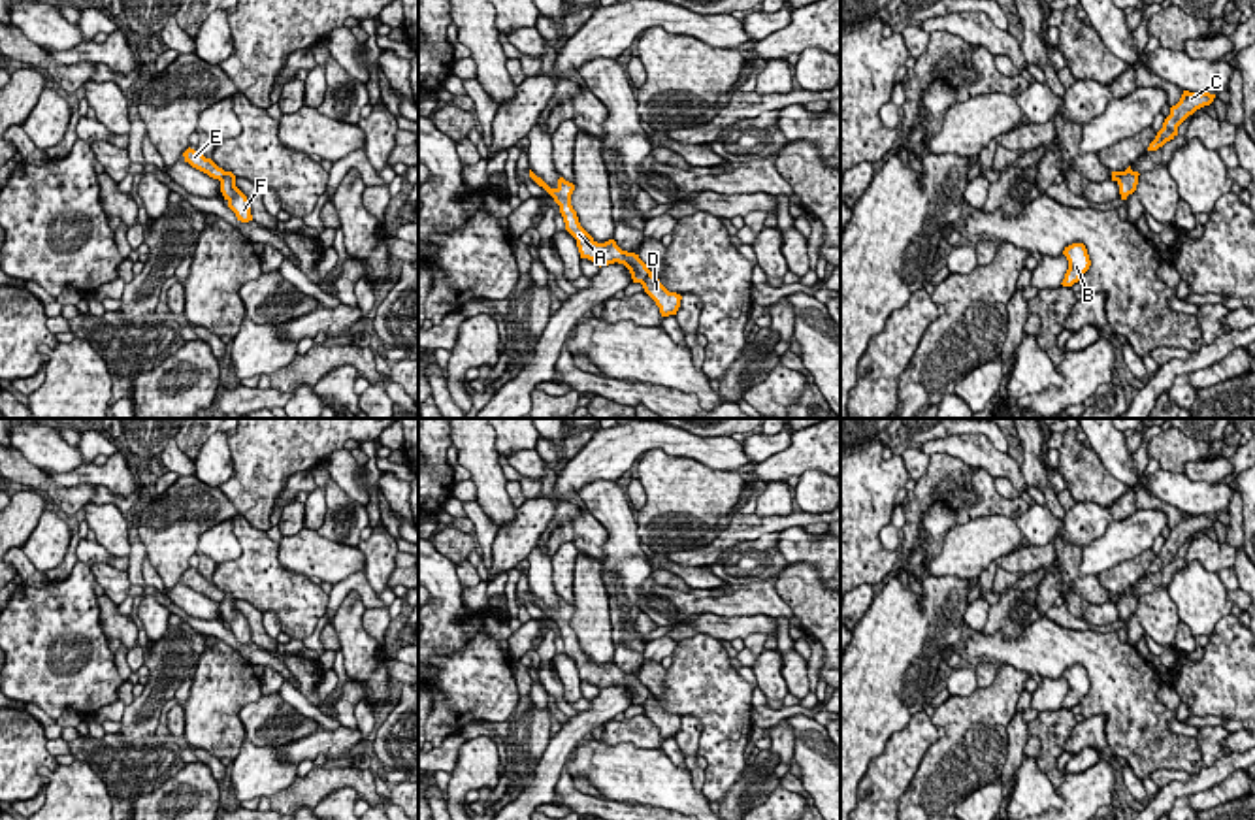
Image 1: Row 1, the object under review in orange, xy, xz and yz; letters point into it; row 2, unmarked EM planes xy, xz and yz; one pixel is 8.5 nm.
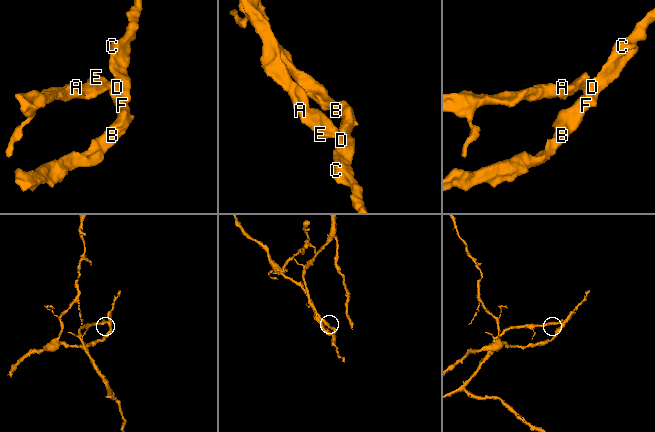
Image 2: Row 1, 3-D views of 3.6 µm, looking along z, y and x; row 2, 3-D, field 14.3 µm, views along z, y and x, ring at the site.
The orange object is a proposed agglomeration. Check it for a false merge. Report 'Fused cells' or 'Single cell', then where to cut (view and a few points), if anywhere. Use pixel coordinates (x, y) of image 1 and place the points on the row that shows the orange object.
Fused cells. Split along xz (651, 272), (641, 283)

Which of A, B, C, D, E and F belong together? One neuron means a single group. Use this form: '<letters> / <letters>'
A E / B C D F

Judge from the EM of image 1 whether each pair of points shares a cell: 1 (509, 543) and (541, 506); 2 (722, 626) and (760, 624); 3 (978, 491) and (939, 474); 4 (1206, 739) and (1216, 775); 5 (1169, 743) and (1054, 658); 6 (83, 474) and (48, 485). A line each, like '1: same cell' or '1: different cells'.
1: same cell
2: same cell
3: same cell
4: different cells
5: same cell
6: different cells

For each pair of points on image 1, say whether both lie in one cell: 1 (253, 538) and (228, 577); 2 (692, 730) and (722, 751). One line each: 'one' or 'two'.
1: one
2: two

